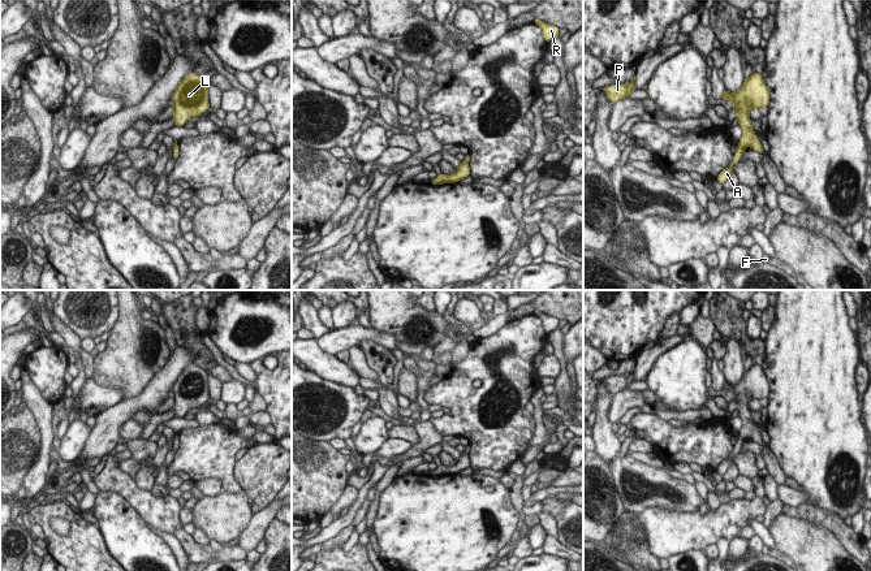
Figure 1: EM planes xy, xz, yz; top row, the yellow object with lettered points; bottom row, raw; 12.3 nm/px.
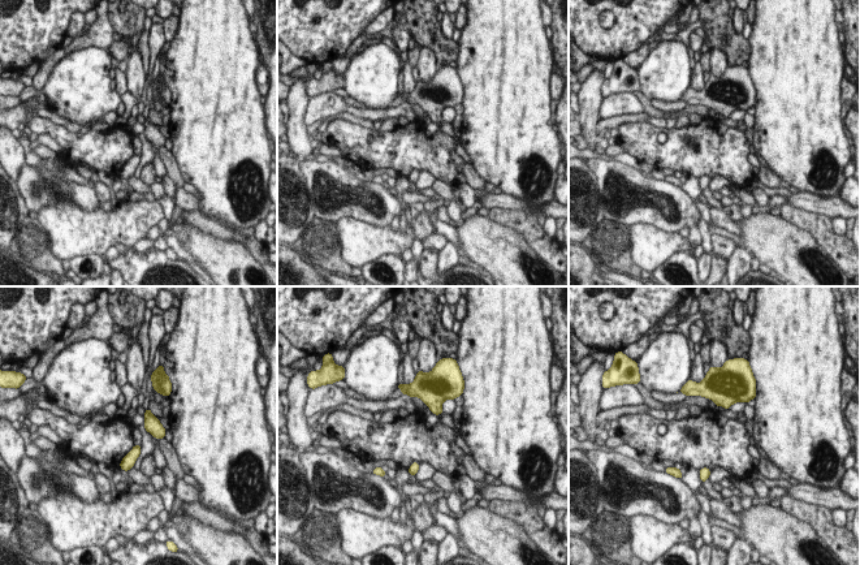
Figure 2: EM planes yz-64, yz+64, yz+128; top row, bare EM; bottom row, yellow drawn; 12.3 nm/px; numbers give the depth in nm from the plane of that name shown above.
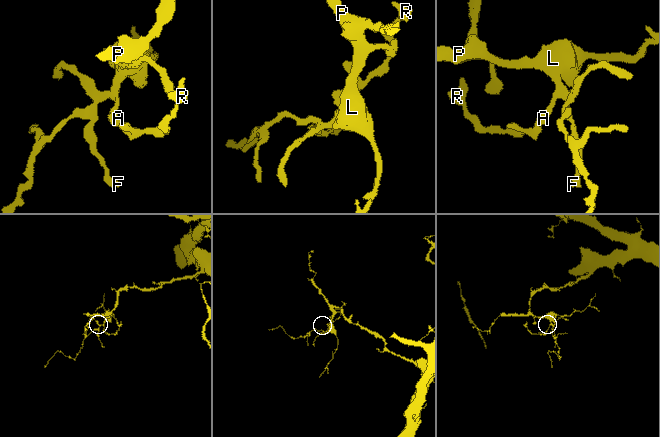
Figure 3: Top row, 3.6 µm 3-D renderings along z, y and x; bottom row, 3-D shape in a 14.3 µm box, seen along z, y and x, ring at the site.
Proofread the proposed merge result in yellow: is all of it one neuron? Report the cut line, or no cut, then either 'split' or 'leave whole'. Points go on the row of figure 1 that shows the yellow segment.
no cut; leave whole

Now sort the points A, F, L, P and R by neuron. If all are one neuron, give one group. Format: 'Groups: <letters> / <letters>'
Groups: A F L P R.

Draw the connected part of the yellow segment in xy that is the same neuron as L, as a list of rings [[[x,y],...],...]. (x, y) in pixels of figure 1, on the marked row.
[[[189,73],[172,95],[174,126],[184,126],[190,117],[198,117],[210,108],[208,82],[195,73]]]

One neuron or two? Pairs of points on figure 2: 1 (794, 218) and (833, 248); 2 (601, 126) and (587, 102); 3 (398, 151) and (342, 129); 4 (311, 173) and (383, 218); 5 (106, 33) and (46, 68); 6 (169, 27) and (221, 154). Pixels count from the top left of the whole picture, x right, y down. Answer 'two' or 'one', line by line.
1: one
2: two
3: one
4: one
5: one
6: two

